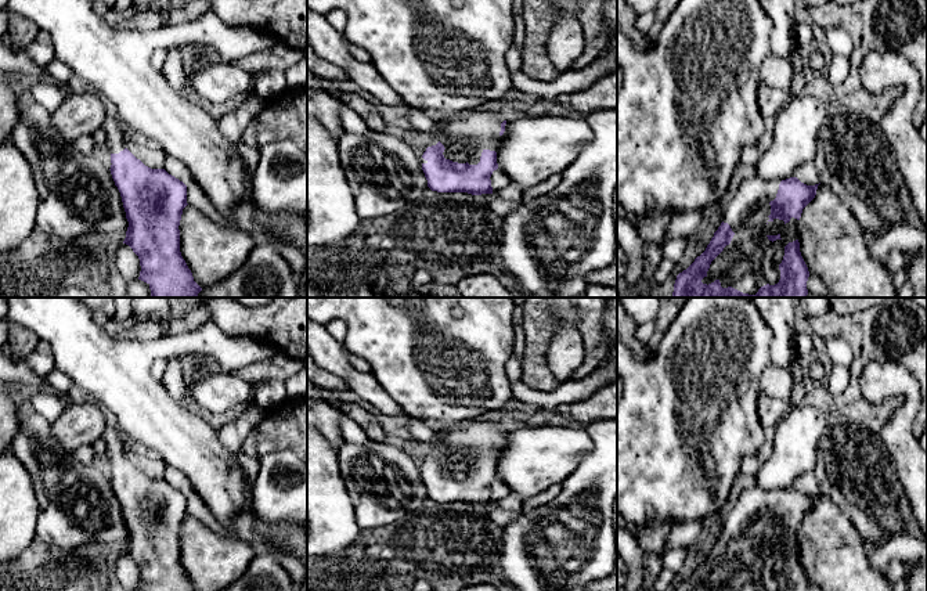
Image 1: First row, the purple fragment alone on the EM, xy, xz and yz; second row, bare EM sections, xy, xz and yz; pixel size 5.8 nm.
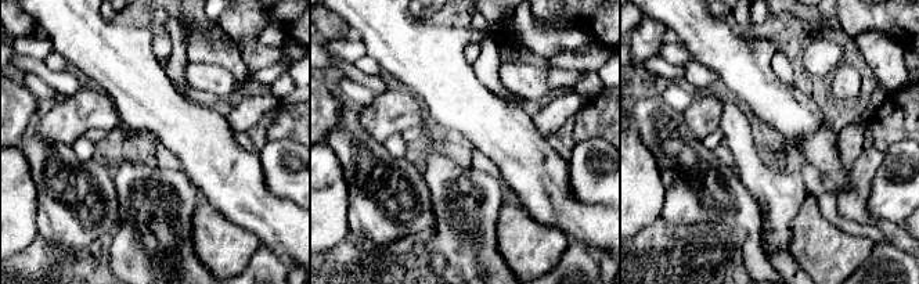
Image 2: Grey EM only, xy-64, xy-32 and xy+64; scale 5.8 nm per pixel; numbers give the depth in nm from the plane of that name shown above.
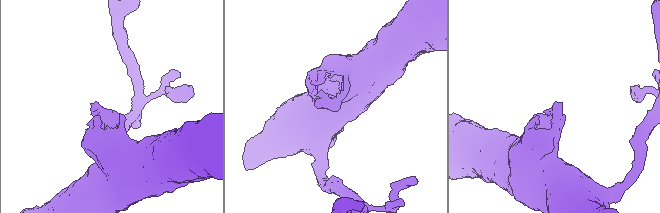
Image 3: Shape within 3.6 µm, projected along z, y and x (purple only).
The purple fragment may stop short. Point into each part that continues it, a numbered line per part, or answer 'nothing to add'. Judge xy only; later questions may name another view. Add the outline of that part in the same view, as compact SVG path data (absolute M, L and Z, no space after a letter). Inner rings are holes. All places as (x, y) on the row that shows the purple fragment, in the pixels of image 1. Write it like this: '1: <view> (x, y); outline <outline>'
1: xy (115, 141); outline M109 109L102 129L107 131L107 145L111 154L119 154L126 148L120 125L122 120L112 112L112 109Z

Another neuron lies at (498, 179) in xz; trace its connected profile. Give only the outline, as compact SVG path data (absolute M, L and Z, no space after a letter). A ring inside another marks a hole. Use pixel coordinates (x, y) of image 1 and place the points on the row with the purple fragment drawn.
M501 169L494 170L490 180L491 180L493 192L512 184L511 179Z

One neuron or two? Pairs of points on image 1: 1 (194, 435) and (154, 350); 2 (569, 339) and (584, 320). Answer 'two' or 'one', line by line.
1: one
2: two

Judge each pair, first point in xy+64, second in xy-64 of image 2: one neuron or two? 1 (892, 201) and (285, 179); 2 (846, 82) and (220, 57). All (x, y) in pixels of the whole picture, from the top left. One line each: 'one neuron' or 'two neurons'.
1: one neuron
2: two neurons

